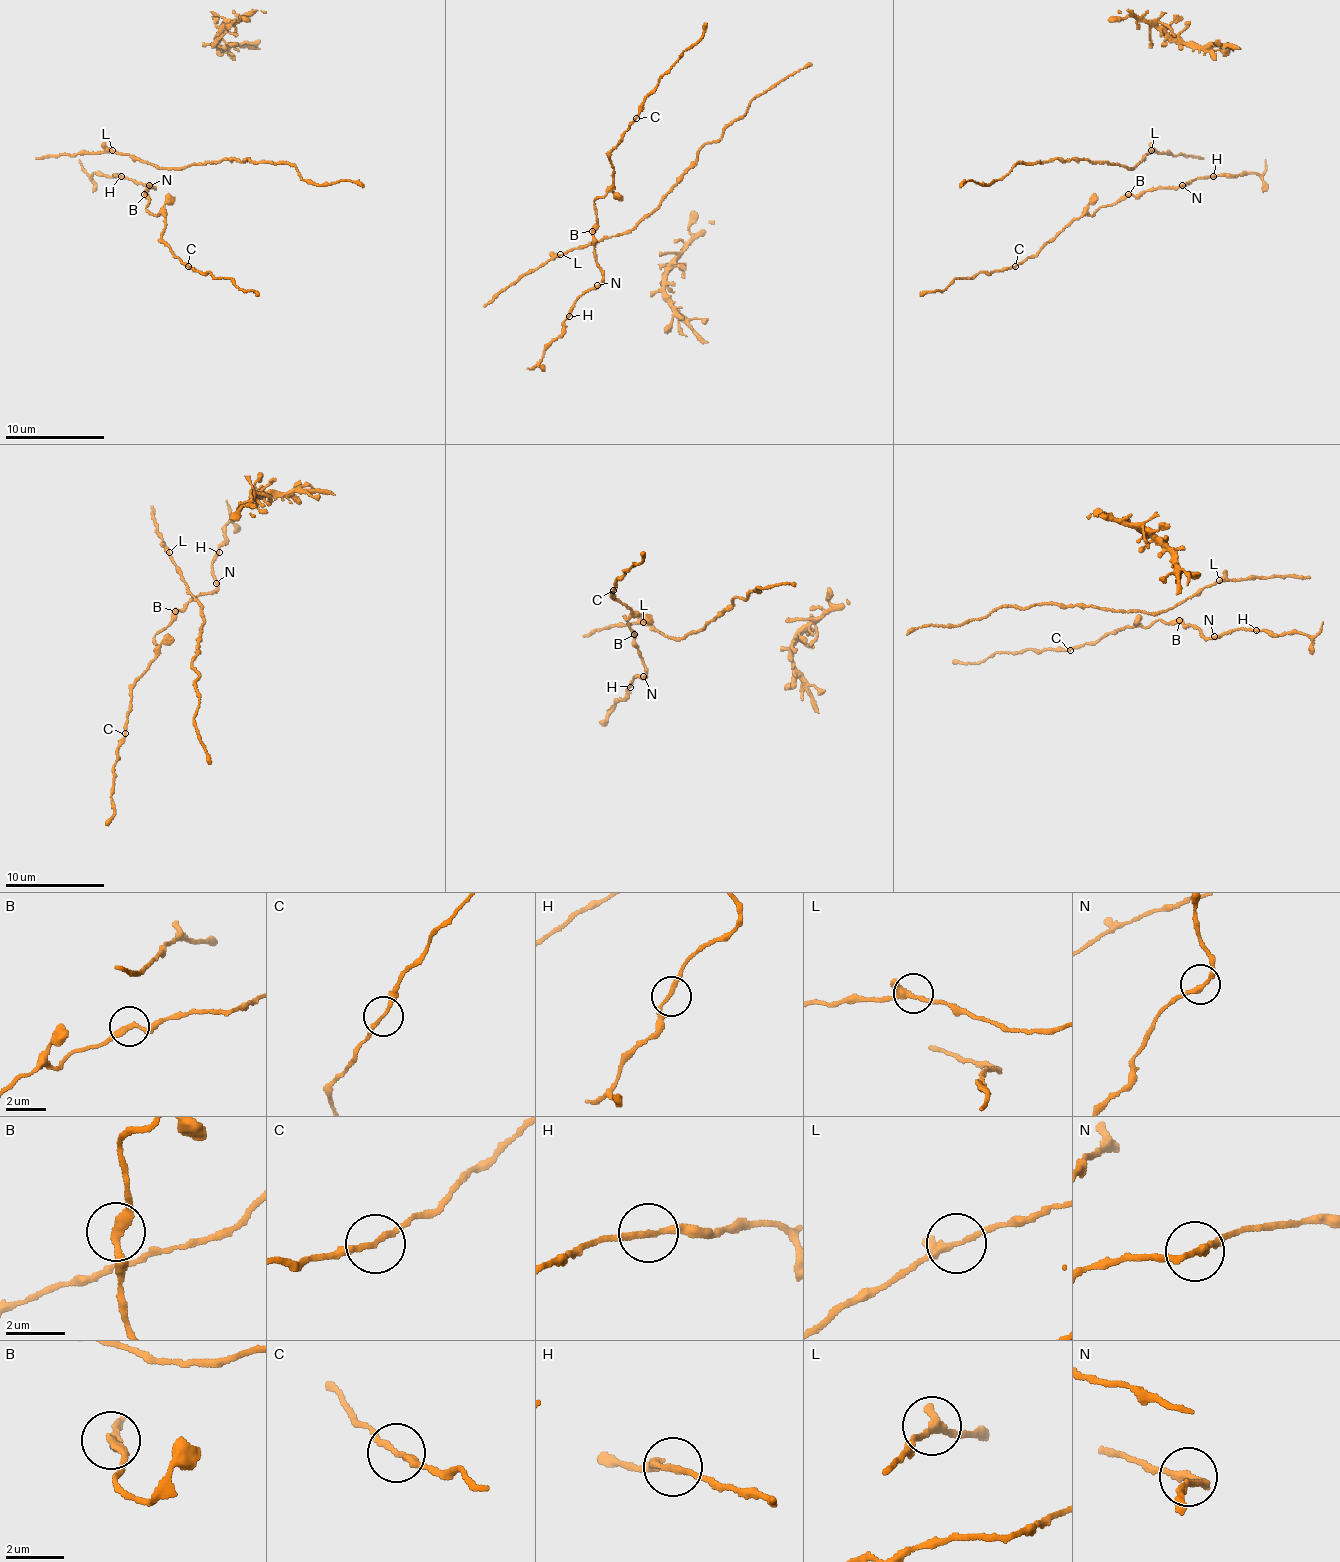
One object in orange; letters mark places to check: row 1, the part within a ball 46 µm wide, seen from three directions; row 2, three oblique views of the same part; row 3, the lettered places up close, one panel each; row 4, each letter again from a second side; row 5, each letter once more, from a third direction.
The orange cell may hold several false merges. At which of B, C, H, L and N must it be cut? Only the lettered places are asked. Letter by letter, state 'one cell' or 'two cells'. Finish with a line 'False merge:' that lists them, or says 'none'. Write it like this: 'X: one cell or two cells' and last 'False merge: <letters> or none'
B: one cell
C: one cell
H: one cell
L: one cell
N: one cell
False merge: none

